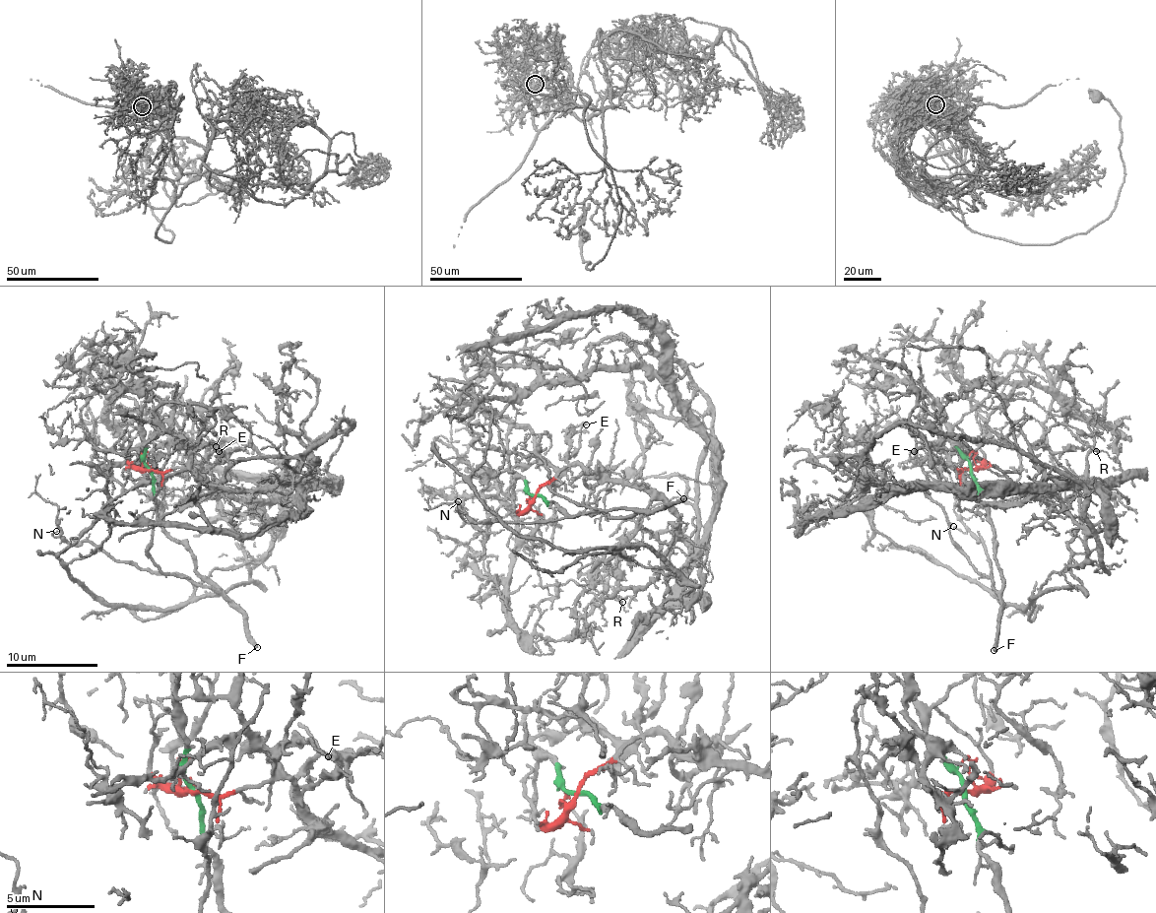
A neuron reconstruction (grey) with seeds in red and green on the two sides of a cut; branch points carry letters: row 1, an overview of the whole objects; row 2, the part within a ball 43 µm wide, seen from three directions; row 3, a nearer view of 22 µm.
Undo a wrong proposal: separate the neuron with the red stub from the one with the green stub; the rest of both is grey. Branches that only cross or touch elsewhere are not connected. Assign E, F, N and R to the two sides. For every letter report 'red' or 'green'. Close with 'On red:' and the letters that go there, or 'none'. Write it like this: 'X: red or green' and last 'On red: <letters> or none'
E: red
F: green
N: green
R: red
On red: E, R

